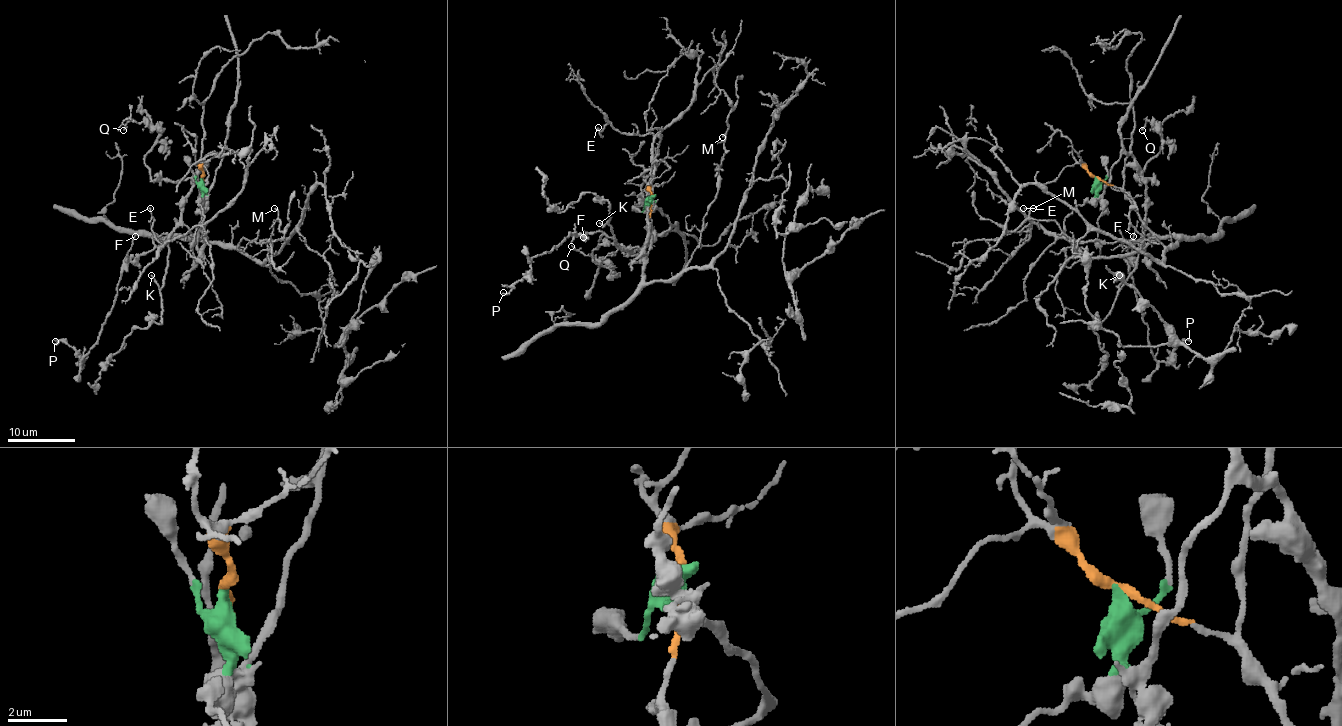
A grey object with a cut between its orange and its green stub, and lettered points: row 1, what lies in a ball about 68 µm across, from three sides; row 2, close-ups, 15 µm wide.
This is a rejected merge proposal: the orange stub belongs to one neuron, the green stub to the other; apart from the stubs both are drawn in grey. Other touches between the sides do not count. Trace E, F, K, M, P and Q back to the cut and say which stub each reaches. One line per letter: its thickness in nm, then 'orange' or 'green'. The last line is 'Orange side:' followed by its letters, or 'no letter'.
E: 130 nm | orange
F: 130 nm | green
K: 140 nm | green
M: 160 nm | orange
P: 180 nm | green
Q: 190 nm | green
Orange side: E, M

